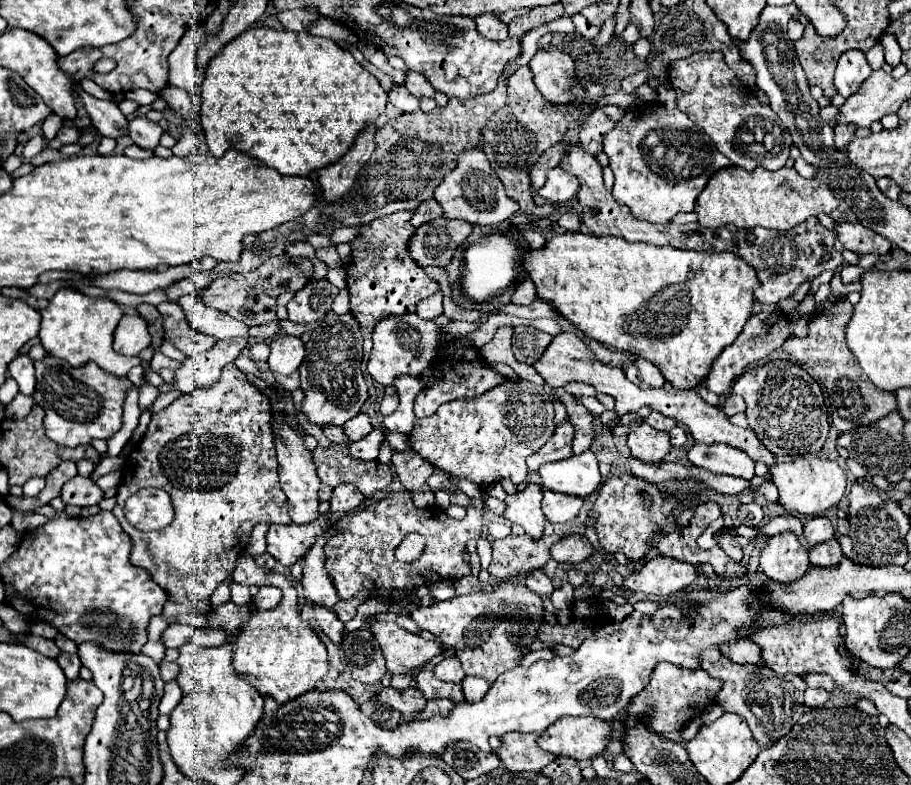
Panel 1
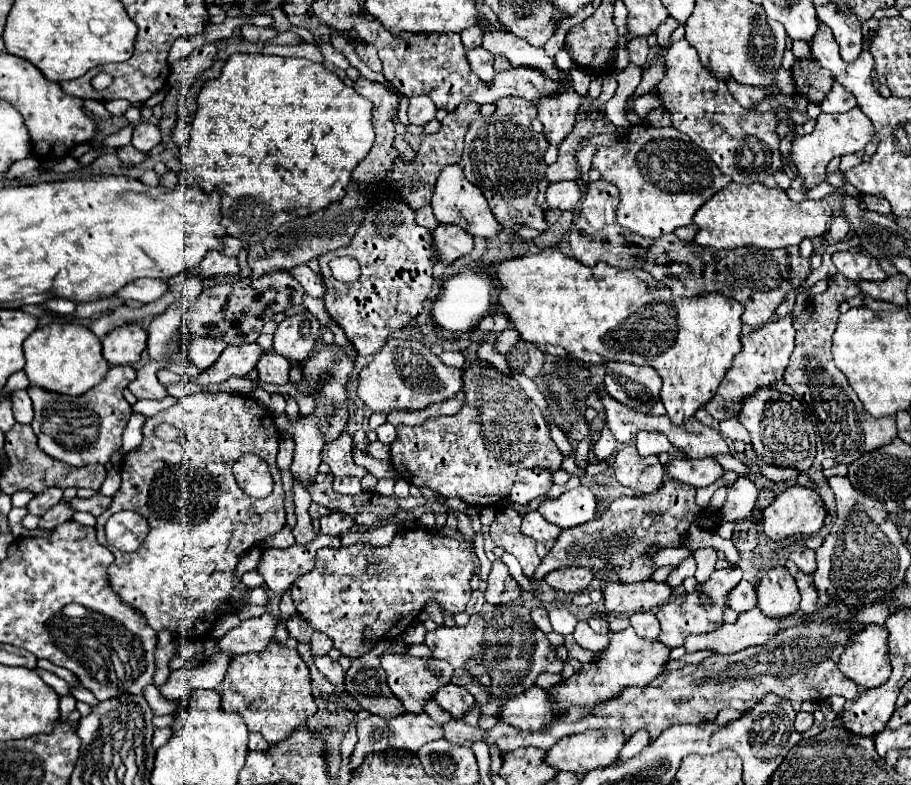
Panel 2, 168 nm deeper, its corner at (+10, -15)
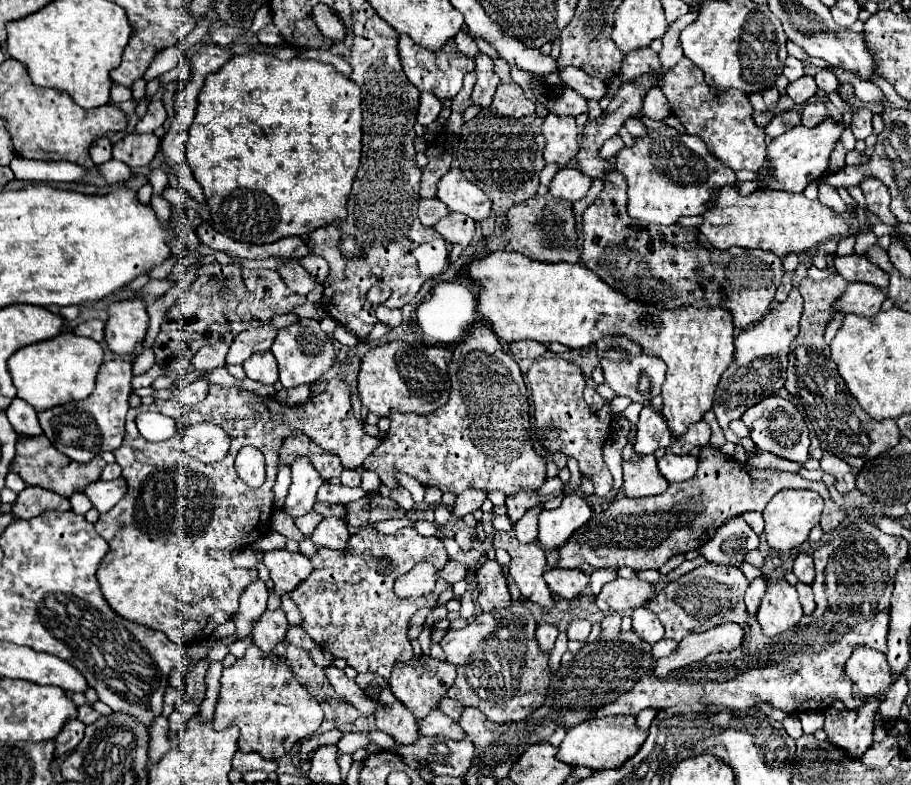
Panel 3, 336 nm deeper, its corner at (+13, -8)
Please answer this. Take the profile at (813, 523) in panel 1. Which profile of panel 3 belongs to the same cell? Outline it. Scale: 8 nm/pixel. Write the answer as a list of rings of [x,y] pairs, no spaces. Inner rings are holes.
[[[798,553],[794,567],[792,567],[792,573],[798,577],[800,583],[812,585],[812,581],[814,581],[814,561],[812,561],[812,557],[808,553]]]

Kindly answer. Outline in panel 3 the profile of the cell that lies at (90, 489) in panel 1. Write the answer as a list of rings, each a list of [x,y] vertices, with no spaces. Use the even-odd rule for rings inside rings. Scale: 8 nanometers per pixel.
[[[118,477],[118,479],[112,479],[112,481],[102,481],[100,479],[94,485],[88,485],[84,493],[88,495],[88,499],[92,501],[92,505],[100,513],[106,513],[106,511],[110,511],[124,497],[126,491],[128,491],[126,479]]]

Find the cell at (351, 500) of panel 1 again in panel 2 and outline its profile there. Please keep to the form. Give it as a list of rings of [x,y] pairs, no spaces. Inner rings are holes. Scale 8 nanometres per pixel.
[[[329,512],[327,516],[323,516],[319,520],[319,524],[321,524],[321,532],[323,534],[341,536],[341,534],[349,532],[355,526],[355,520],[345,512]]]

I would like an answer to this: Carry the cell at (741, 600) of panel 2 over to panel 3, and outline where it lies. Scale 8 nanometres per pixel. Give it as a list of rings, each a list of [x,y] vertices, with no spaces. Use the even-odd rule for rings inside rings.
[[[754,579],[752,583],[750,583],[750,587],[748,587],[748,591],[746,591],[746,609],[748,609],[748,613],[750,615],[756,615],[756,611],[758,611],[758,607],[760,607],[760,601],[762,601],[762,597],[766,595],[766,579]]]

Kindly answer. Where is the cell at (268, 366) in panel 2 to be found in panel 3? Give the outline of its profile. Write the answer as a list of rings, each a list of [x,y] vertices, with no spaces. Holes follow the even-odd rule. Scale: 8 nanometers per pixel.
[[[270,351],[256,353],[242,367],[246,371],[246,377],[252,381],[260,381],[266,385],[274,385],[278,381],[278,363],[274,361],[274,355]]]

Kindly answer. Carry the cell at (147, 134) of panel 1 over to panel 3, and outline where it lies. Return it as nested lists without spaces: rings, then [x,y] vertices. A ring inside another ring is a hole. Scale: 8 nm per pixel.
[[[150,101],[146,115],[138,121],[136,133],[152,133],[166,121],[166,109],[162,101]]]

